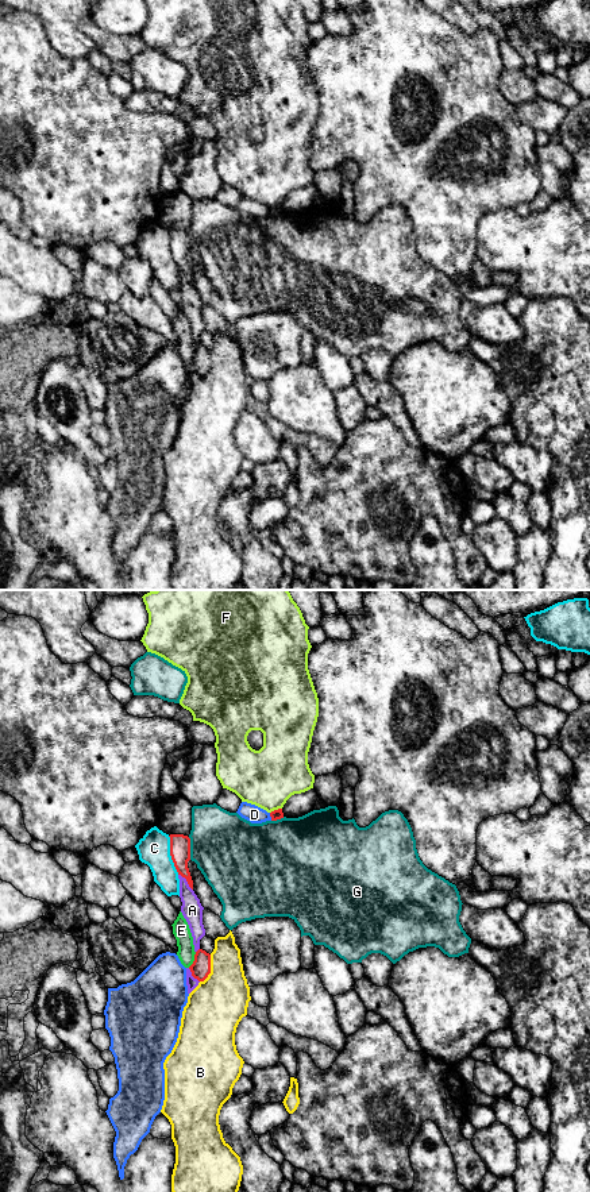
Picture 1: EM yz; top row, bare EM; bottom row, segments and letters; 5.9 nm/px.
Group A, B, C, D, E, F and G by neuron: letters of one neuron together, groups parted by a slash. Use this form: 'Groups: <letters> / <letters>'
Groups: A / B / C / D E / F / G

